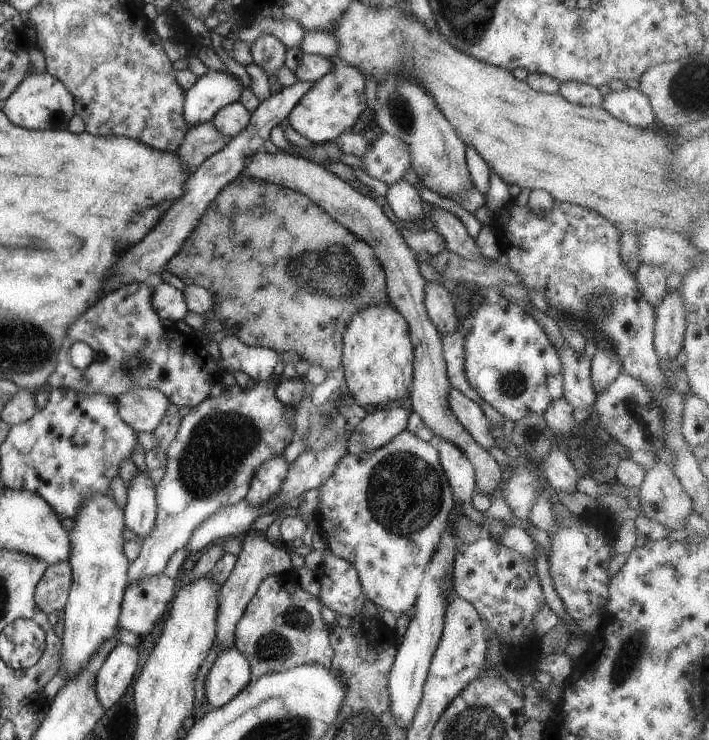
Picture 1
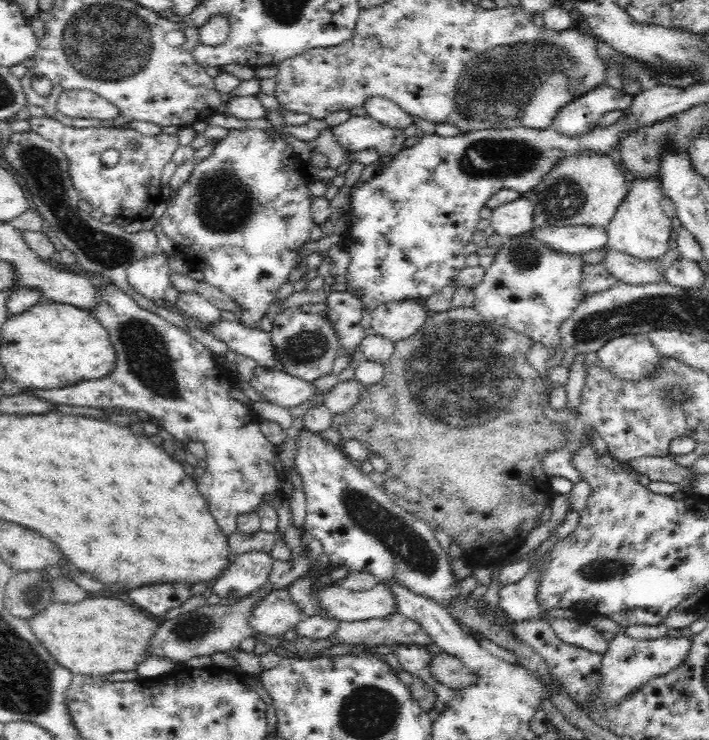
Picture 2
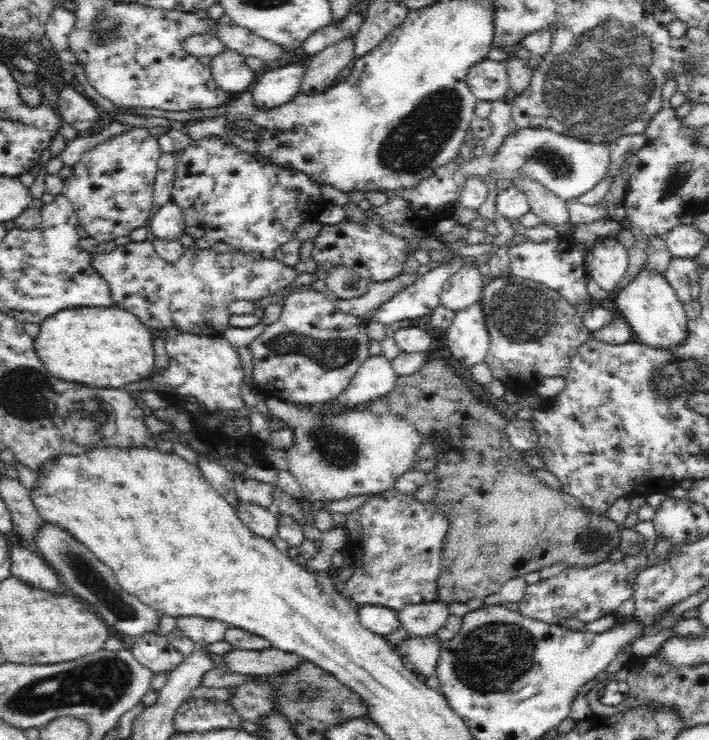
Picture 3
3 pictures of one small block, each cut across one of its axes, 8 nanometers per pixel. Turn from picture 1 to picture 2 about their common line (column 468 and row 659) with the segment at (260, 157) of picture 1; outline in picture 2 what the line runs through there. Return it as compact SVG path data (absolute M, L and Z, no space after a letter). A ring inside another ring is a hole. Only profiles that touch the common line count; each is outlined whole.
M446 653L435 655L431 662L431 673L438 682L456 691L468 685L477 685L479 681L475 670L468 668L459 658Z

